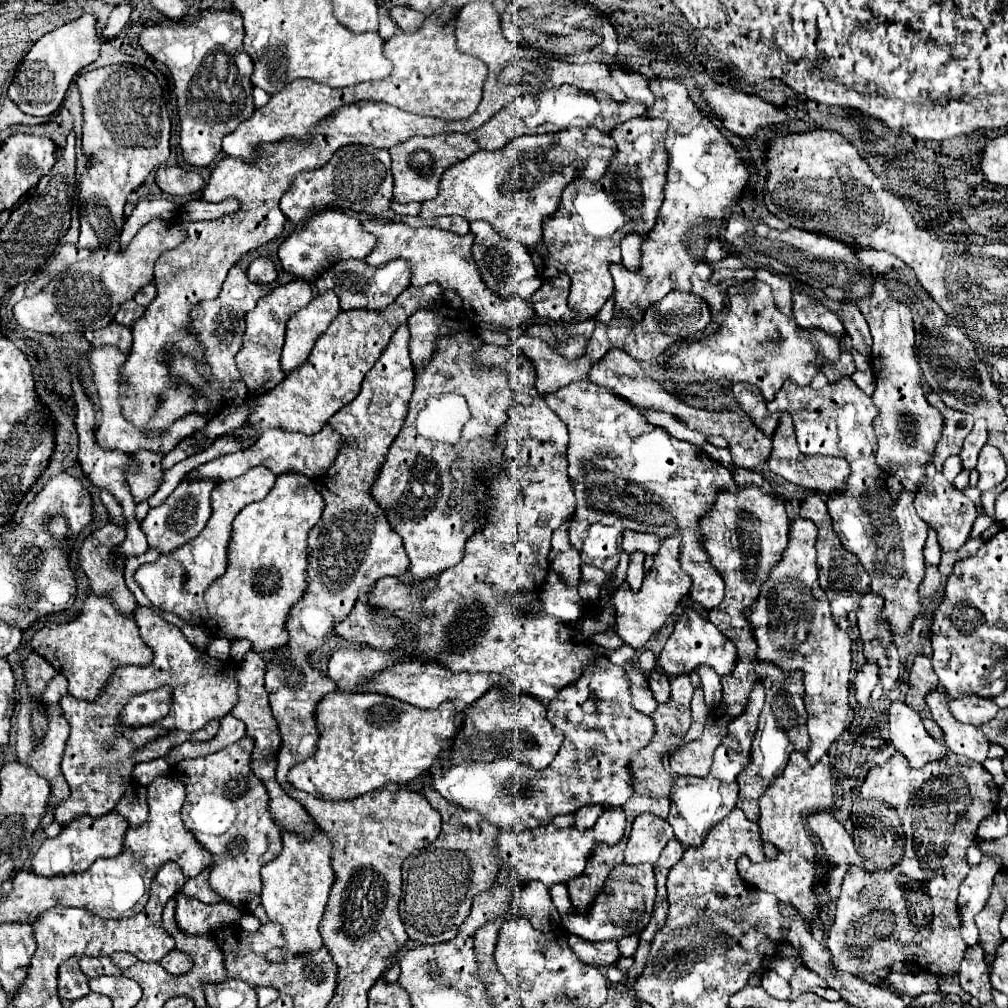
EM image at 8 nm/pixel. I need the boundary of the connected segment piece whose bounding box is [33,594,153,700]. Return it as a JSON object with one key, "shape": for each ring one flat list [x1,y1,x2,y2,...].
{"shape":[[95,594,85,600,83,612,73,622,49,624,37,632,33,650,45,656,69,680,69,694,79,700,97,700,117,668,147,666,153,660,153,650,141,640,135,620,117,614,107,596]]}

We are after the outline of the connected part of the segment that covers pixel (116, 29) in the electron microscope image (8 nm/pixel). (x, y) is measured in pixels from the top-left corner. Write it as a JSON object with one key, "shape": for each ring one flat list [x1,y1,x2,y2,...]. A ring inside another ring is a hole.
{"shape":[[119,4,119,6,115,6,101,34,103,34,103,36,115,36,115,34,119,34,121,28,127,24,129,16,131,16,131,10,133,10,133,8,131,8,129,4]]}

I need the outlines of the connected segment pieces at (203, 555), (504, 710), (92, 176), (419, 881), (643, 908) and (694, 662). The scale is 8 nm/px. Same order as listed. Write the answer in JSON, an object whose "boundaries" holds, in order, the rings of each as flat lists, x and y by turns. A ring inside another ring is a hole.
{"boundaries":[[[255,466,239,478,219,482,211,492,213,514,207,526,199,532,199,536,167,554,161,554,159,560,137,568,135,582,139,584,150,602,161,610,181,616,183,620,195,626,203,626,203,618,207,618,203,592,215,578,225,574,227,544,231,540,231,522,245,506,263,500,271,492,273,484,275,474,269,472,265,466]],[[491,688,465,710,461,730,451,742,449,766,459,766,463,760,469,762,493,762,497,758,515,758,535,768,551,764,557,748,561,746,563,734,553,728,547,720,547,708,541,700,519,690,519,704,515,700,515,688]],[[113,64,87,74,81,74,75,80,81,106,83,106,83,138,81,148,87,156,87,168,79,178,79,220,81,220,81,236,79,248,105,248,113,240,119,238,123,230,123,206,127,196,143,184,143,180,157,170,157,166,165,164,169,158,169,132,171,120,165,106,165,98,161,94,161,86,157,78,145,68,131,64]],[[429,790,425,798,441,814,443,828,429,848,413,852,403,862,403,896,399,900,399,916,413,942,439,944,457,936,461,922,469,916,473,896,493,886,501,868,501,862,493,854,499,828,489,824,475,810,457,808,457,804,447,802,435,790]],[[617,864,605,884,601,886,601,892,595,896,595,900,589,904,587,912,573,912,561,918,561,924,569,934,575,934,589,942,601,942,601,940,619,940,629,934,639,934,647,922,651,920,655,904,655,874,651,864]],[[685,608,675,624,675,630,671,638,667,640,665,648,659,654,657,664,661,670,669,676,679,676,679,674,689,674,693,672,699,664,711,664,719,676,727,676,733,670,733,664,737,662,737,650,733,648,733,642,727,640,725,634,719,632,717,626,709,624,707,618,703,618,699,612]]]}

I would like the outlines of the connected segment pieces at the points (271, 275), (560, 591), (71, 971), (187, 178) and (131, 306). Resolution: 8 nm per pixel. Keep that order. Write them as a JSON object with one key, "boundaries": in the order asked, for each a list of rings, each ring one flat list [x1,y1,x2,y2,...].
{"boundaries":[[[259,258,259,260,251,262,251,266,247,270,247,278,257,284,273,284,277,278,277,272,275,272,275,266,271,260]],[[545,582,541,586,541,600,547,608,547,614,567,624,577,622,577,616,581,616,585,608,585,602,581,600,577,586,567,588,559,582]],[[69,958,59,968,59,997,75,1001,89,994,89,984,79,968,79,958]],[[161,166,155,174,155,182,163,192,171,196,187,196,203,188,203,178,197,172,179,166]],[[129,300,129,302,125,302,125,304,121,306,121,310,117,312,115,320,117,320,119,324,131,328,143,314,145,314,145,310,143,310,135,300]]]}

